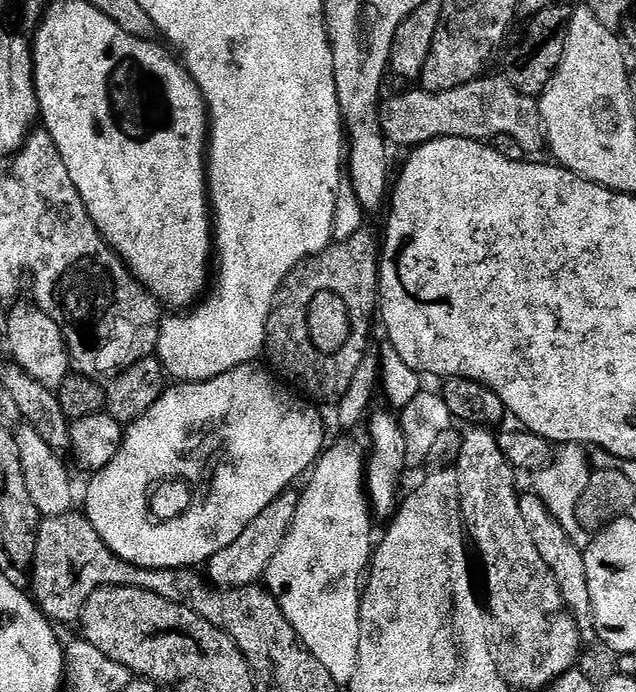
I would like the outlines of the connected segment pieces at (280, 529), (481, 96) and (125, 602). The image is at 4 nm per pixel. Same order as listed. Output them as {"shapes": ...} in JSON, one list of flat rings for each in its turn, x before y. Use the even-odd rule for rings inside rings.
{"shapes":[[[299,491,282,492,280,497,274,502,270,502,270,506,266,506,266,510,262,510,262,514,247,521,242,534,238,534,238,538,234,538,234,542,230,542,230,546,218,550,218,554,214,554,208,560,206,571,208,571,209,578,213,580,211,583,220,590,255,585,259,581,256,579,259,576,261,579,267,573,274,554,278,554,278,550,290,530,294,514,298,510,299,501]],[[502,76,473,77,468,83,463,83,450,90,432,91,425,88,410,90,400,94,381,105,380,121,383,124,385,139,396,146,396,136,412,136,418,134,418,144,436,139,439,136,464,137,481,142,492,140,494,136,508,136,514,138,524,148,532,148,542,142,542,125,540,123,539,101,518,91,508,80]],[[104,587,92,592,85,602,78,621,83,639,98,646,100,650,121,660,132,650,136,635,154,629,158,624,168,624,174,619,175,605,145,588]]]}

